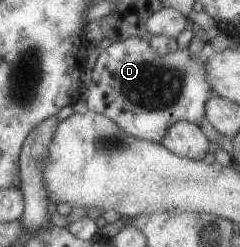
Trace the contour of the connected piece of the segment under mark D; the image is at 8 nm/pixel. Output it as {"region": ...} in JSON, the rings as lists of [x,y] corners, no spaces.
{"region":[[[129,37],[111,43],[98,50],[94,67],[90,74],[90,85],[83,93],[89,111],[98,112],[110,118],[111,121],[131,137],[159,143],[166,130],[177,121],[194,122],[198,124],[204,117],[204,104],[211,95],[209,83],[205,80],[204,57],[207,51],[191,60],[187,48],[174,50],[166,55],[158,55],[148,41]]]}

